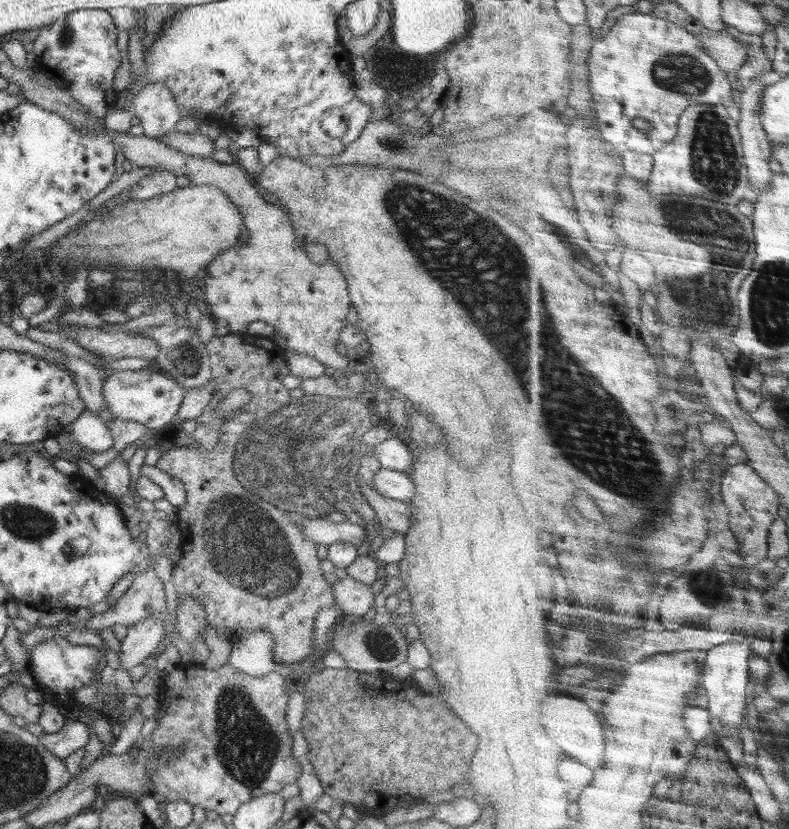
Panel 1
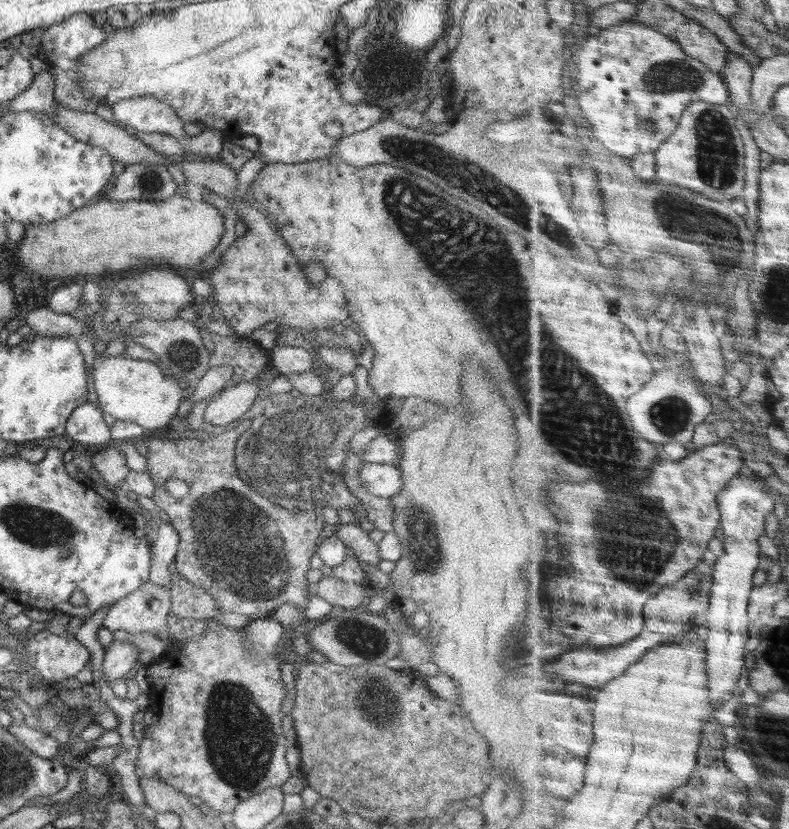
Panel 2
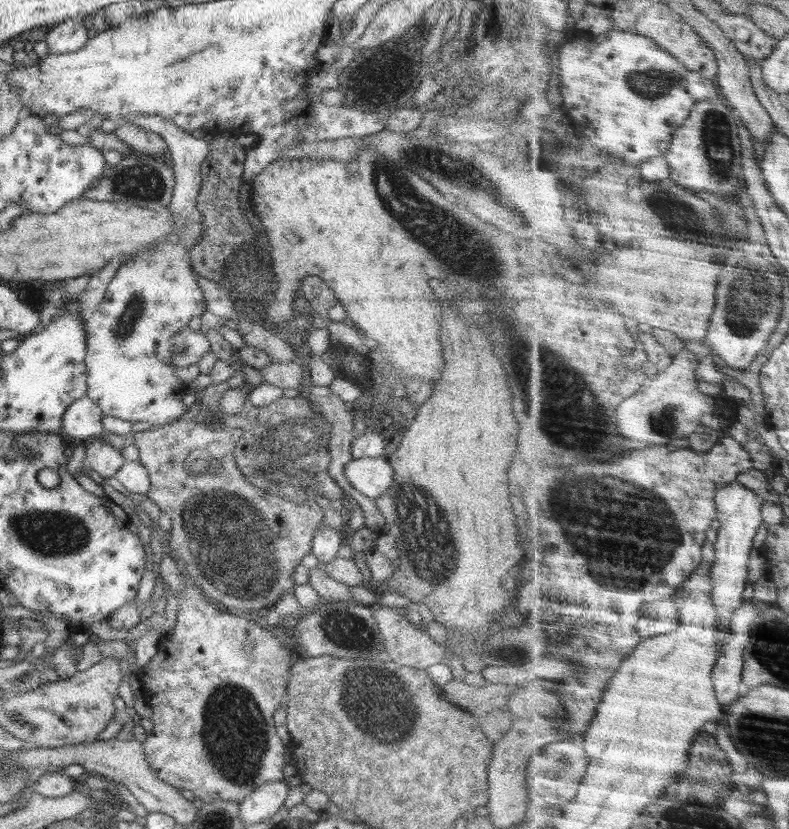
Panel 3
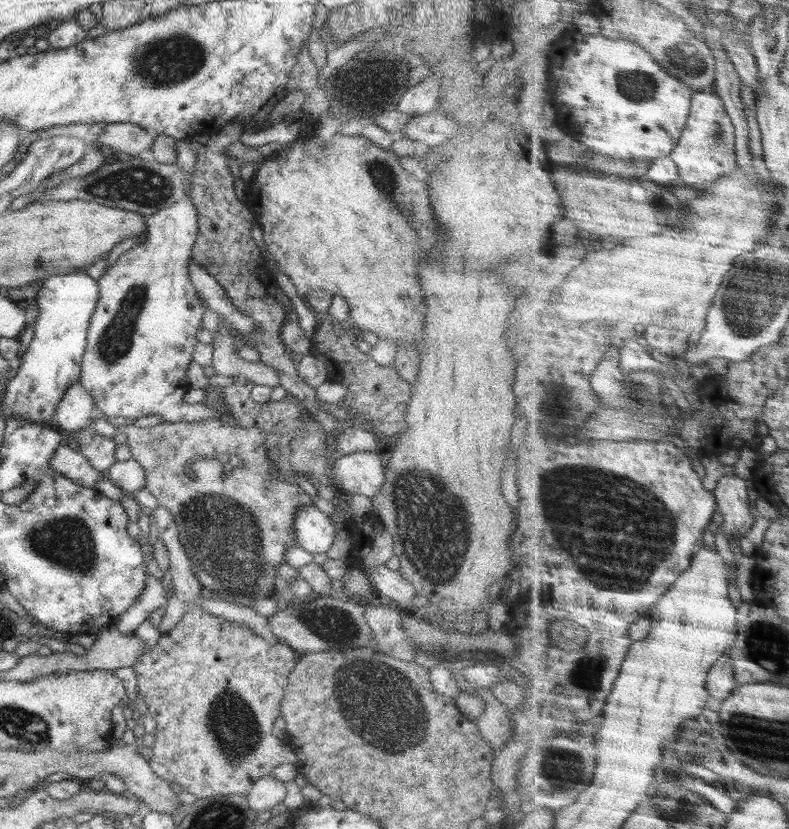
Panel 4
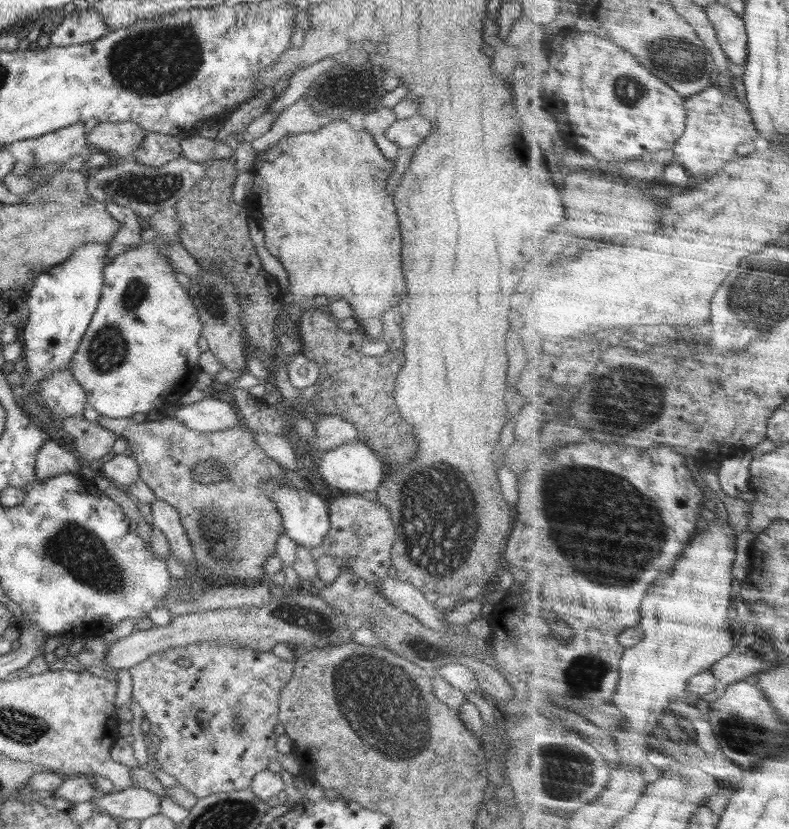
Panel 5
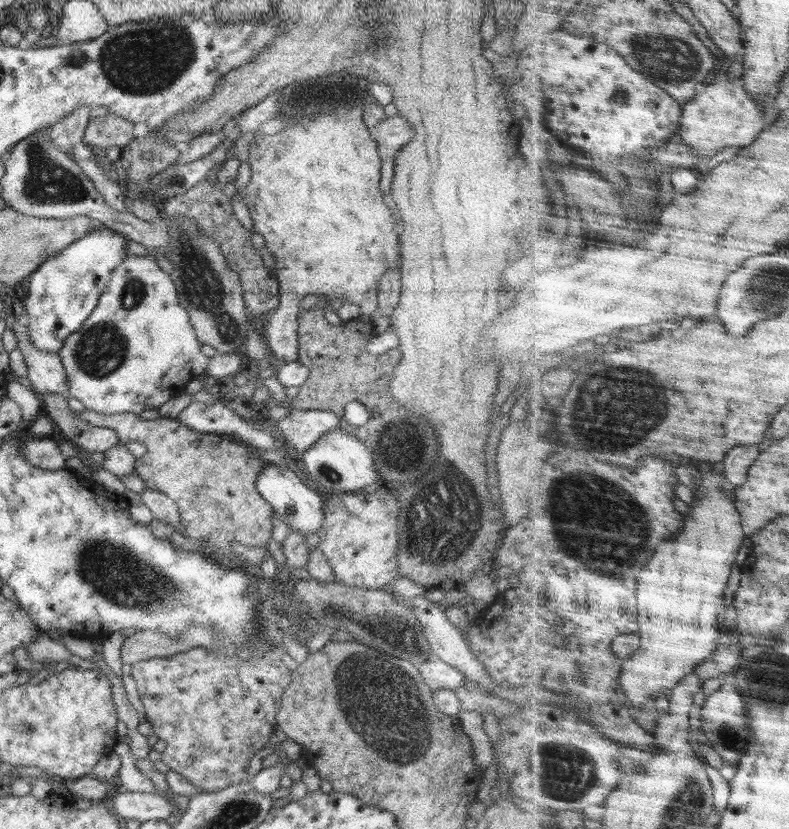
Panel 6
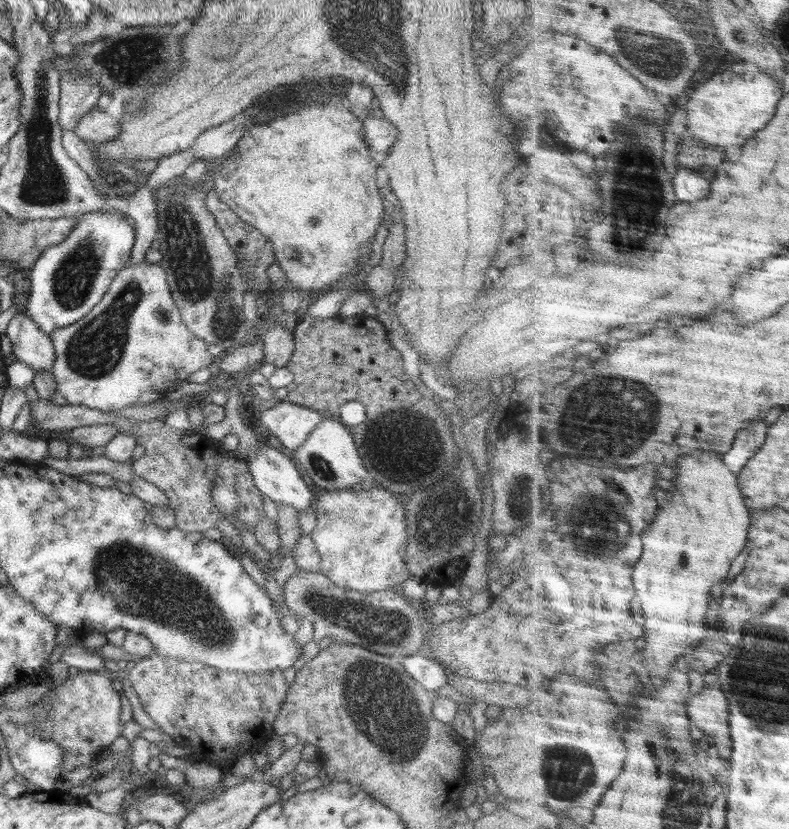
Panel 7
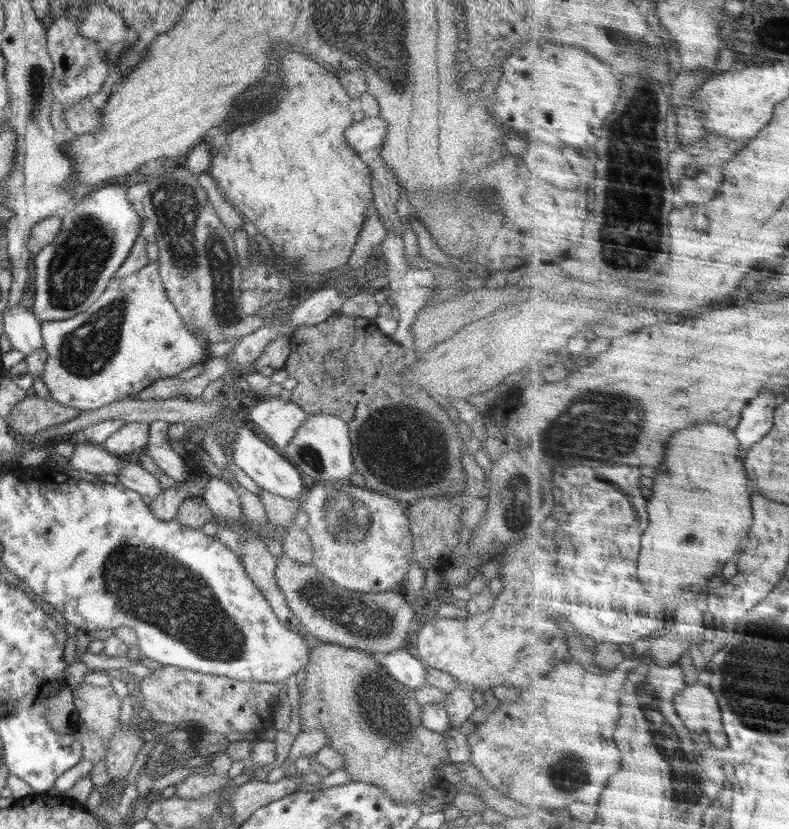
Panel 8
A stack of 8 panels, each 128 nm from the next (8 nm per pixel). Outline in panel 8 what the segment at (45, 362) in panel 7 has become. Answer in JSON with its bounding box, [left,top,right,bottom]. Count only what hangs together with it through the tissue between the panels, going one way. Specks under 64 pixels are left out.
[1,303,45,355]

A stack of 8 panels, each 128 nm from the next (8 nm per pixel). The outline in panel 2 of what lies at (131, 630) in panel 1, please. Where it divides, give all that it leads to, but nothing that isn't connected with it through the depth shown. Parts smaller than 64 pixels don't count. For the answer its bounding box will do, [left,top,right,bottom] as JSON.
[104,641,140,686]

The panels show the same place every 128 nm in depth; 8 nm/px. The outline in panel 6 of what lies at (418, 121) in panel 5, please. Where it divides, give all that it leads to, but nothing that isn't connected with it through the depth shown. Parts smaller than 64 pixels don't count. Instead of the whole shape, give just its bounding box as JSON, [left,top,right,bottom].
[370,115,414,160]

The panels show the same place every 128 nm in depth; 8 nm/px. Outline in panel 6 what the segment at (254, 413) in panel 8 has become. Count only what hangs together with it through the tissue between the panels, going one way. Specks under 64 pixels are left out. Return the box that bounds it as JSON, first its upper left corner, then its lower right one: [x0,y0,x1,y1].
[275,408,340,455]

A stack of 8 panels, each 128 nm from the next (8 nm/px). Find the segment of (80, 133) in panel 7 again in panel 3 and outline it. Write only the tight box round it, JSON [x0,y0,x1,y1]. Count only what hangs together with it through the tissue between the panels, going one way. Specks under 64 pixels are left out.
[114,122,169,157]

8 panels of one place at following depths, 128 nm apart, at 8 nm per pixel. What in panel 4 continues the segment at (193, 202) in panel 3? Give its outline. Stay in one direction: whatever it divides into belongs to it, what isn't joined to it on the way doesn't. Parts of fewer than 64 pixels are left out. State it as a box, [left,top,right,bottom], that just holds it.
[80,139,228,422]

